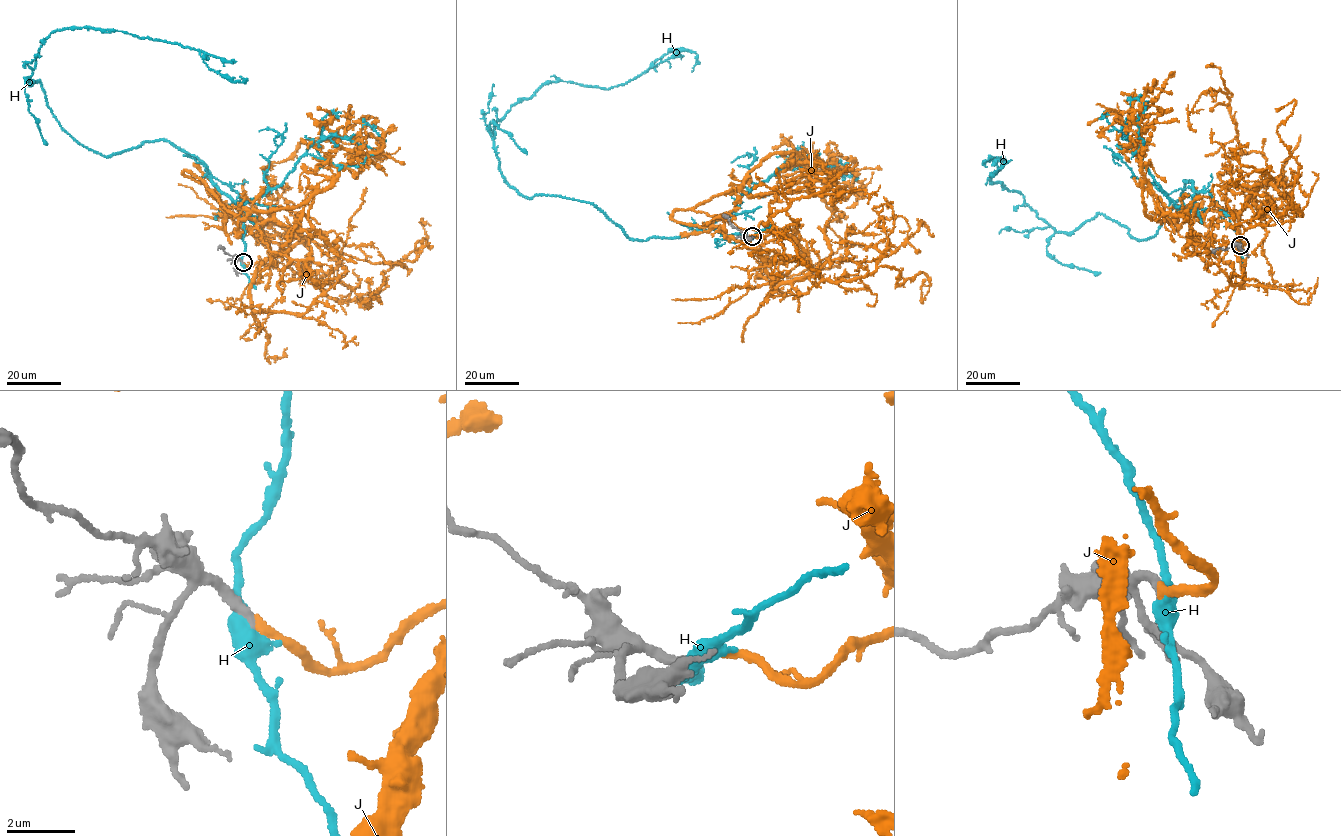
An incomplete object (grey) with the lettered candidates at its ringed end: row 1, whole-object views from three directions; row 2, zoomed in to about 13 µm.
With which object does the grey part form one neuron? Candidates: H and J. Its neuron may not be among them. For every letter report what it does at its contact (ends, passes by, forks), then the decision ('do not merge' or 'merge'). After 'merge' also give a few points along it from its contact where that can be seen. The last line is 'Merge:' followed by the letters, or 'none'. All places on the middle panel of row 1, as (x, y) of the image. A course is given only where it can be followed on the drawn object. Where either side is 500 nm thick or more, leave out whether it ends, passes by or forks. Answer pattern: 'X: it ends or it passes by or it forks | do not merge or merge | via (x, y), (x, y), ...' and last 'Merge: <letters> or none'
H: it passes by | do not merge
J: it ends | merge | via (752, 237), (789, 237), (747, 246), (692, 209), (776, 152), (855, 161), (861, 188), (846, 207)
Merge: J

